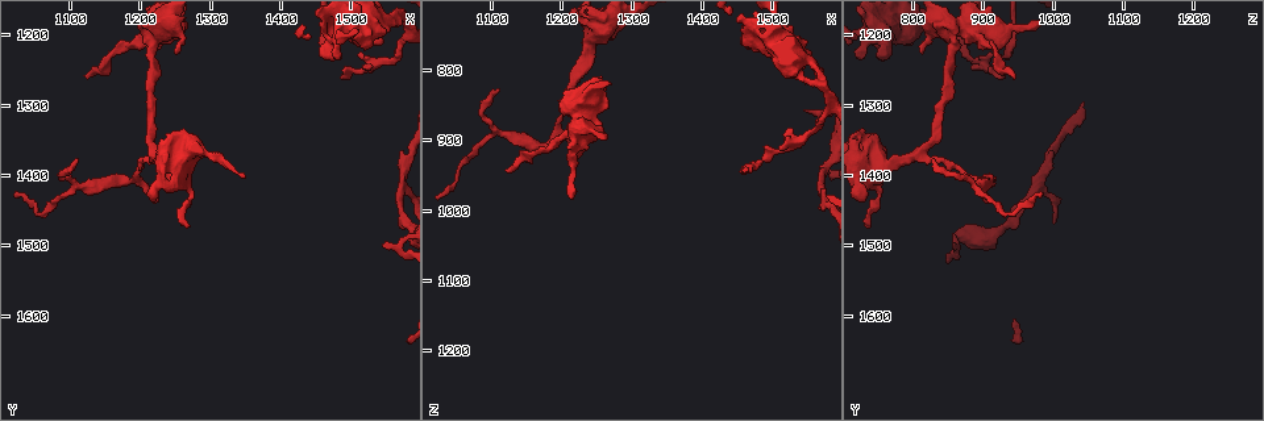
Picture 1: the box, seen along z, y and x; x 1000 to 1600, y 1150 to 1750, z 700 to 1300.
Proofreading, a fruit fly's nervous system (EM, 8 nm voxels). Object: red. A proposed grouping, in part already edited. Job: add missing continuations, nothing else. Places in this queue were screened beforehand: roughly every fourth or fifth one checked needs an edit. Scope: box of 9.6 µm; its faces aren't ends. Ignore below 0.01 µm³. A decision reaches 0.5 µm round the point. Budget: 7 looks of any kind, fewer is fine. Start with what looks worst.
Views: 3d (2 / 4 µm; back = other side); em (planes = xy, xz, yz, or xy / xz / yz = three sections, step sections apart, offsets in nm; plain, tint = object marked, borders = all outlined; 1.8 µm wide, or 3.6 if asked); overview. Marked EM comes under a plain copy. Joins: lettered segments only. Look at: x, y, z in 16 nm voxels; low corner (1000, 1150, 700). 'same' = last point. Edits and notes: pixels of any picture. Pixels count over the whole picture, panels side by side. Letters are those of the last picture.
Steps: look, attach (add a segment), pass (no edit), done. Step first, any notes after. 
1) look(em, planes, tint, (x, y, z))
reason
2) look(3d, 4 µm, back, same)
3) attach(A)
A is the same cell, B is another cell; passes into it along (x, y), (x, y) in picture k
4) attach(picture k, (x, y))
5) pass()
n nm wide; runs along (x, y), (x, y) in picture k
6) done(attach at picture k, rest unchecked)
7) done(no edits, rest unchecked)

look(em, 3.6 µm, xy, step 16, tint, (1505, 1195, 740))
sudden change in width

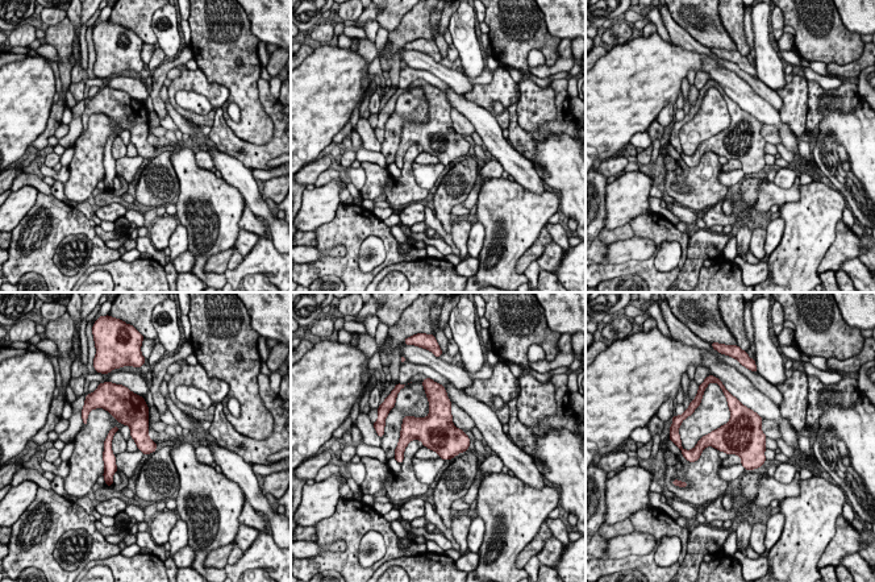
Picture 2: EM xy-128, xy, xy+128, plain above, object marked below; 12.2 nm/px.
look(em, 3.6 µm, xy, step 16, borders, same)
what lies round it

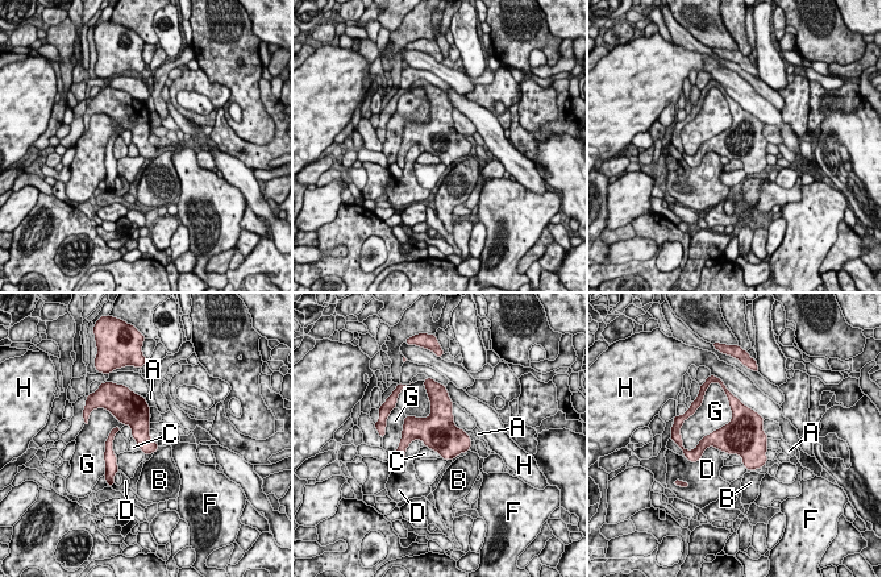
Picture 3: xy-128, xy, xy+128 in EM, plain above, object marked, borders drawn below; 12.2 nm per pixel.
pass()
G touches over 800 nm; A, B, C, D, F, G and H are other cells; none of them fits

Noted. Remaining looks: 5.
look(em, planes, tint, (1485, 1265, 930))
an open end

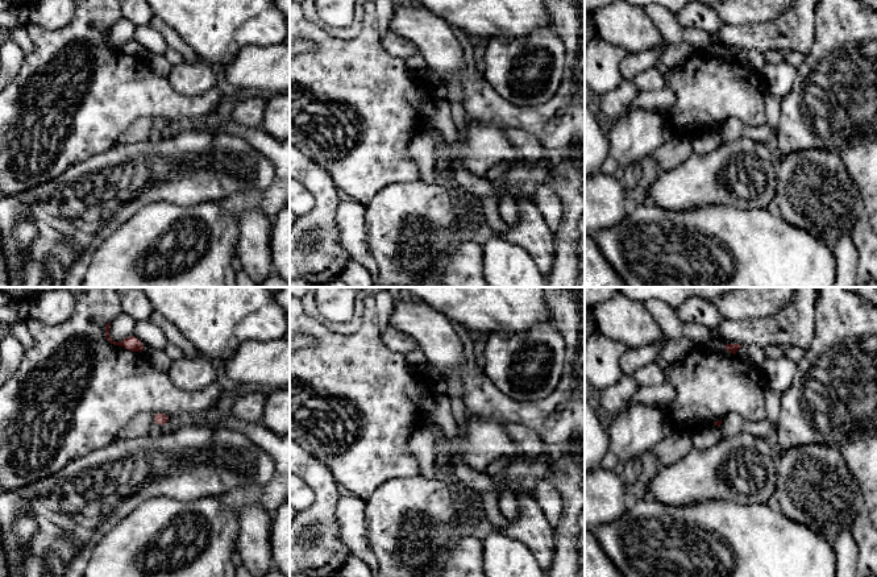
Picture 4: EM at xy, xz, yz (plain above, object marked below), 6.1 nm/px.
look(em, planes, borders, same)
what lies round it

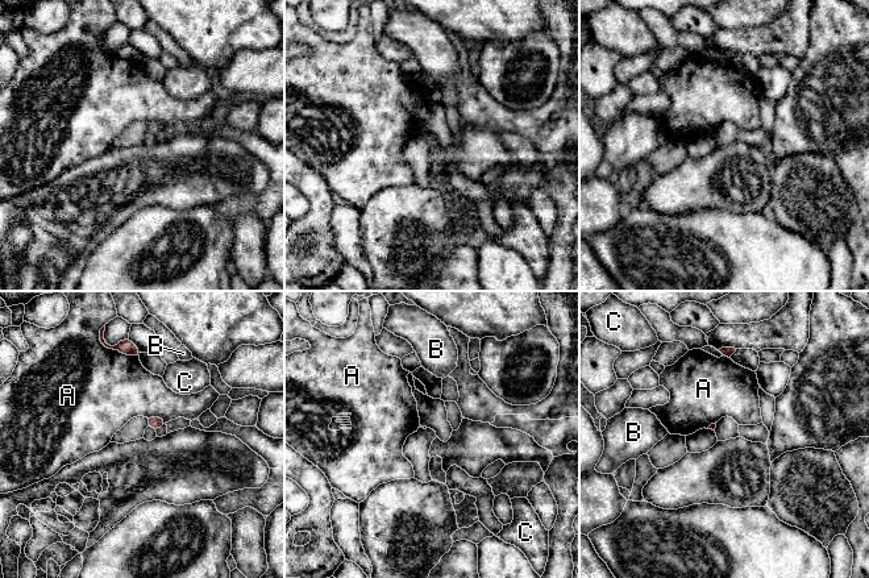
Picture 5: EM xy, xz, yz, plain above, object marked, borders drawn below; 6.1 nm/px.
pass()
A, B and C are other cells; border along (116, 349), (138, 357) in picture 5; no lettered segment goes on from it

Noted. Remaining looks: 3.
look(em, xy, step 8, tint, (1105, 1375, 825))

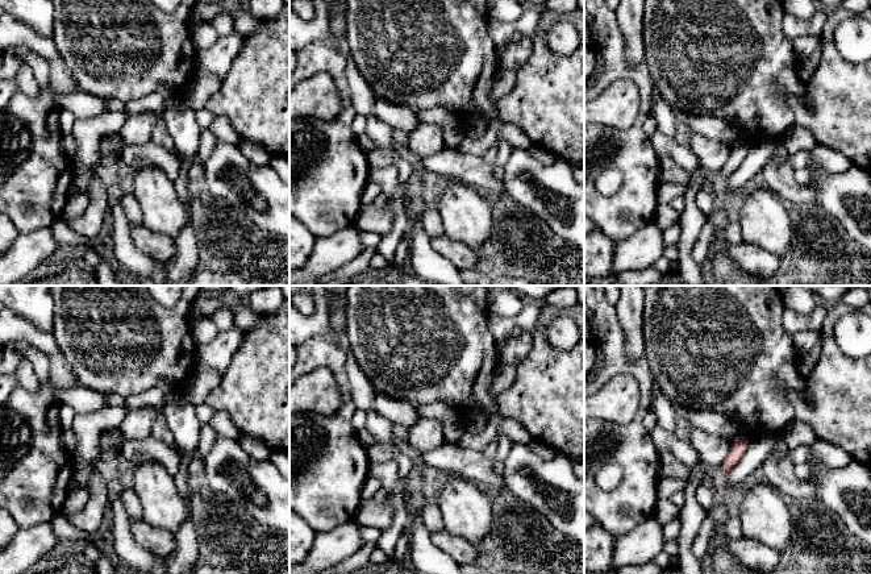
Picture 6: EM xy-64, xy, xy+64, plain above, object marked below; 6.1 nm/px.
look(em, planes, borders, same)

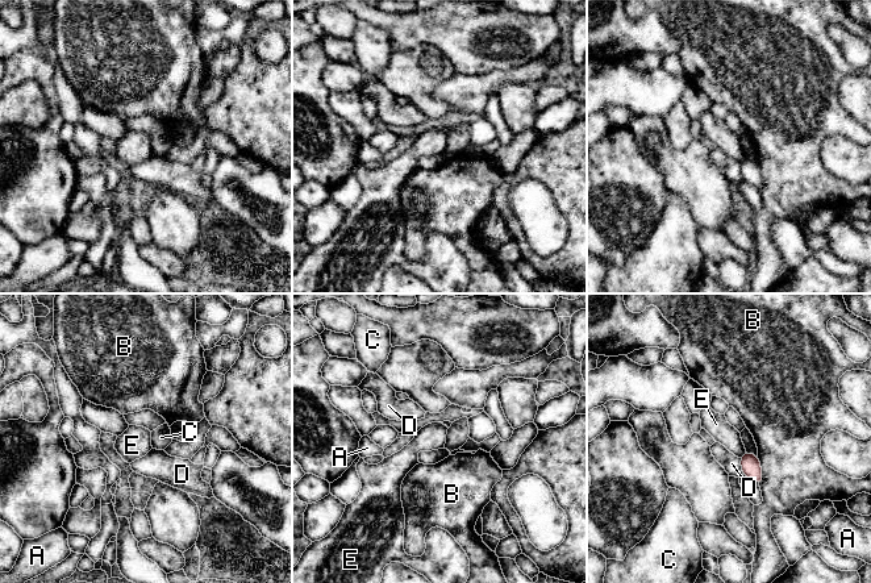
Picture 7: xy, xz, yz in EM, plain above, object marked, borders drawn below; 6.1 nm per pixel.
pass()
100 nm wide; B touches over 190 nm; A, B, C, D and E are other cells; none of them fits

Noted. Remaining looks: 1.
done(no edits, rest unchecked)

